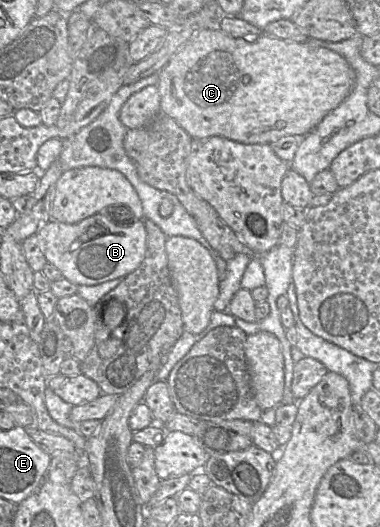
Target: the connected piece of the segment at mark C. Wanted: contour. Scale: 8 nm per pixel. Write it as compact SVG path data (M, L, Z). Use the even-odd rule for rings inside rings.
M206 28L195 34L159 71L157 87L161 97L161 114L174 119L192 139L221 136L243 144L271 144L284 136L302 138L310 133L329 112L349 96L354 86L354 78L355 72L346 59L327 48L286 41L264 33L254 41L247 41L242 38L233 38L220 28Z

